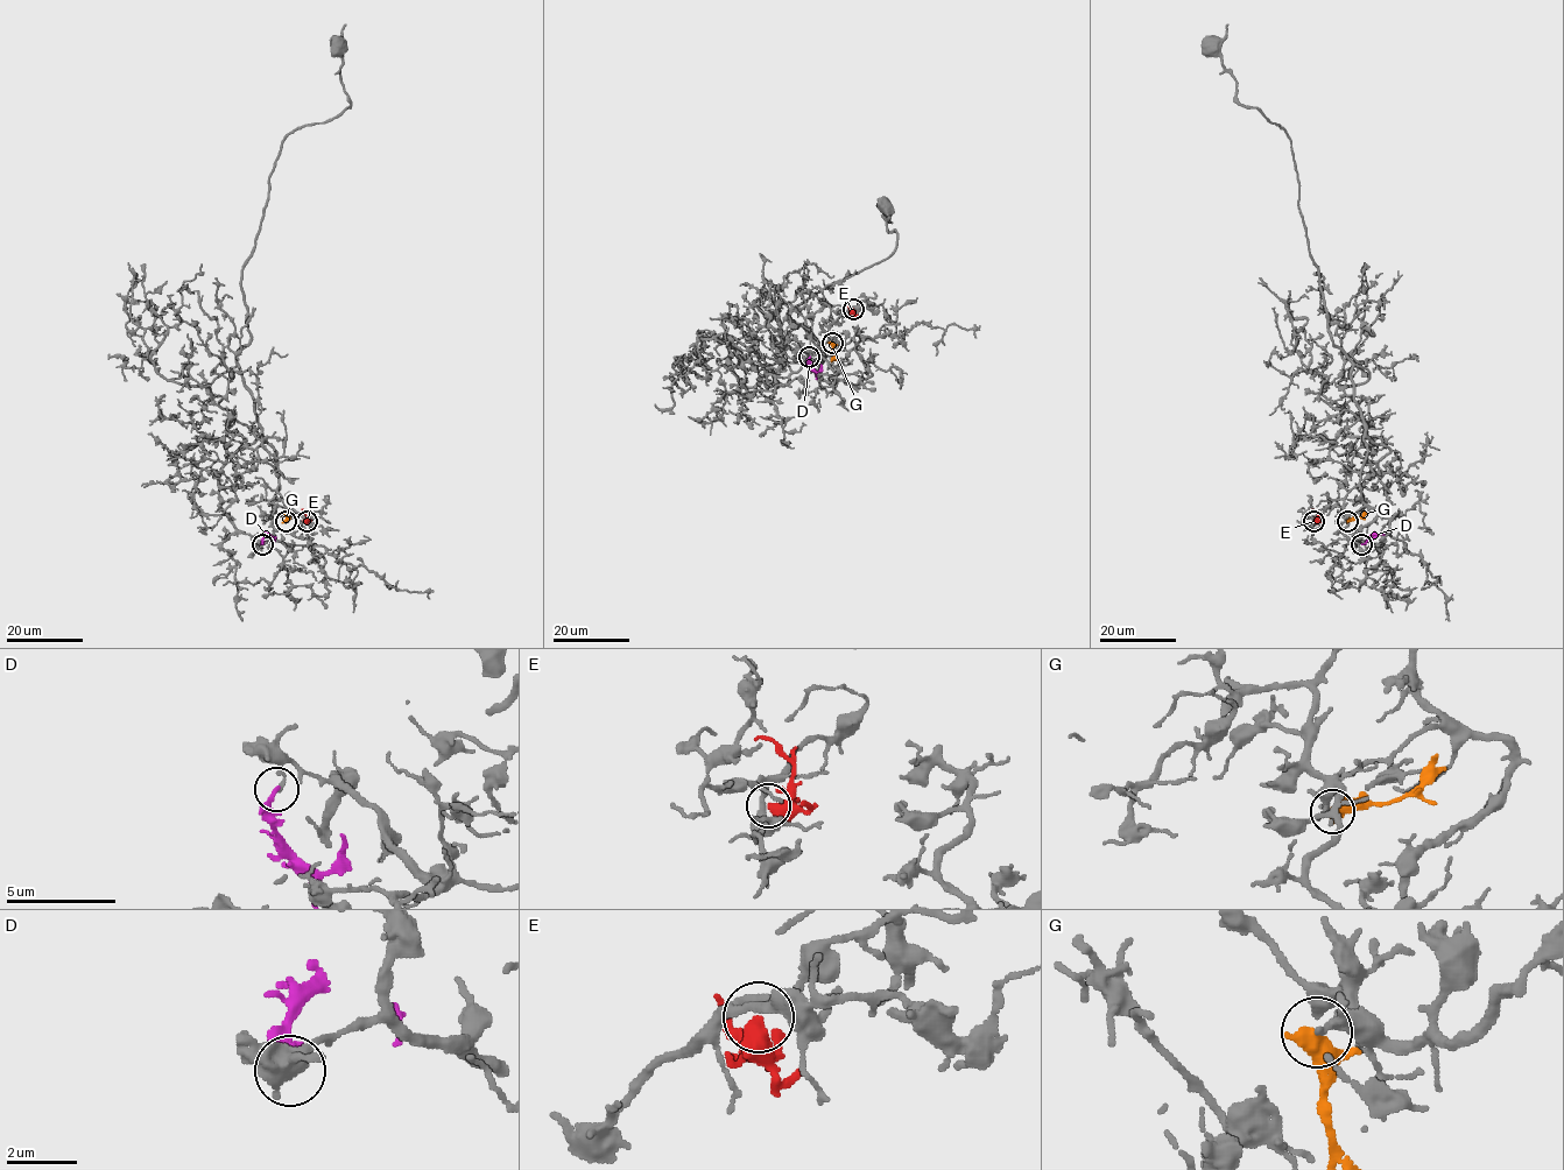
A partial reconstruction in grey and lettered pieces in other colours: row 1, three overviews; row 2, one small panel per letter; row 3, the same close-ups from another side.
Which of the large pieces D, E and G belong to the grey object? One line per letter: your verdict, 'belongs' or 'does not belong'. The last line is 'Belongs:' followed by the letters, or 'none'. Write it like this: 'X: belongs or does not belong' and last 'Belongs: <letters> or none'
D: does not belong
E: does not belong
G: does not belong
Belongs: none

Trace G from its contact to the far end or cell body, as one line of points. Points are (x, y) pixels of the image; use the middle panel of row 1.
G: (832, 343), (833, 360)

